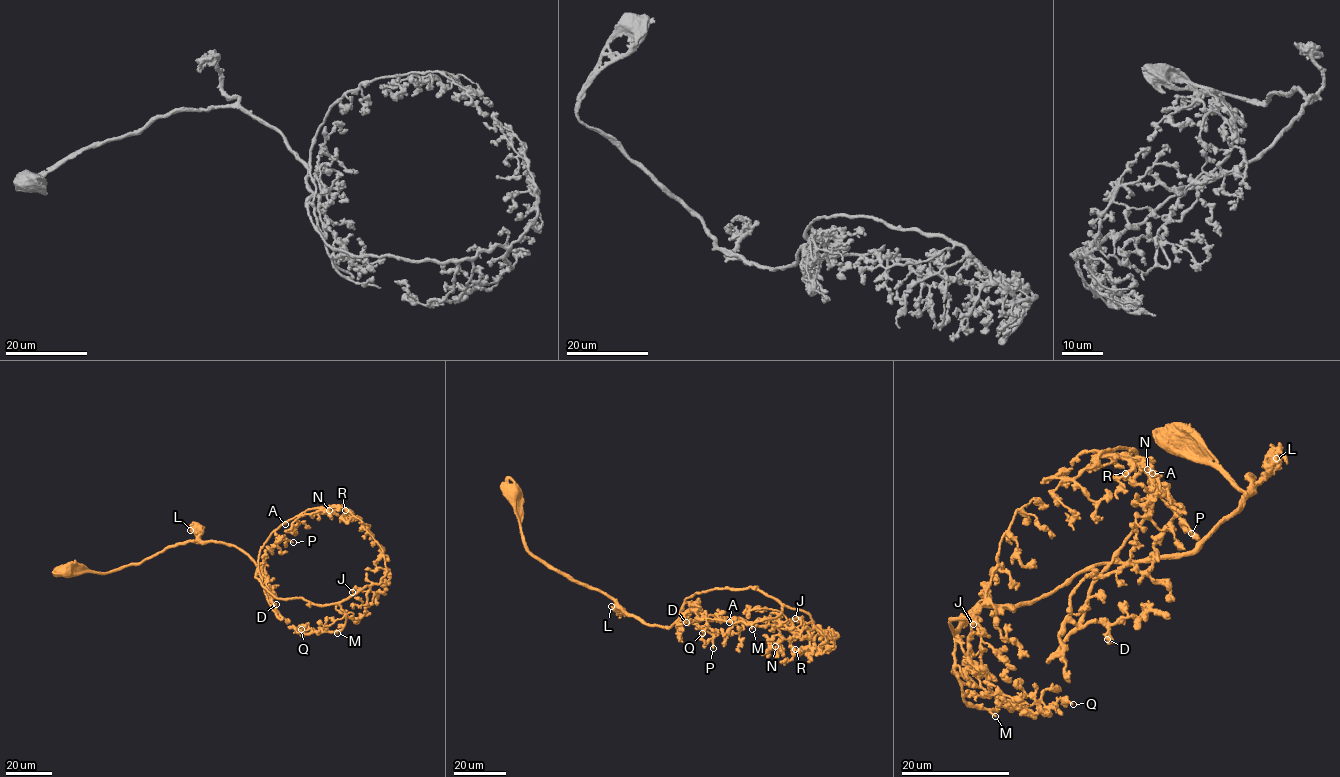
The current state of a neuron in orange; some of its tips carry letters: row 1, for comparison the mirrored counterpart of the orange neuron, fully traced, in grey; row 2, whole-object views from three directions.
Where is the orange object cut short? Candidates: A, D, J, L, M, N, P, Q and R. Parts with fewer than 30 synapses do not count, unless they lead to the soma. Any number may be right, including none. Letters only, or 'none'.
D, M

